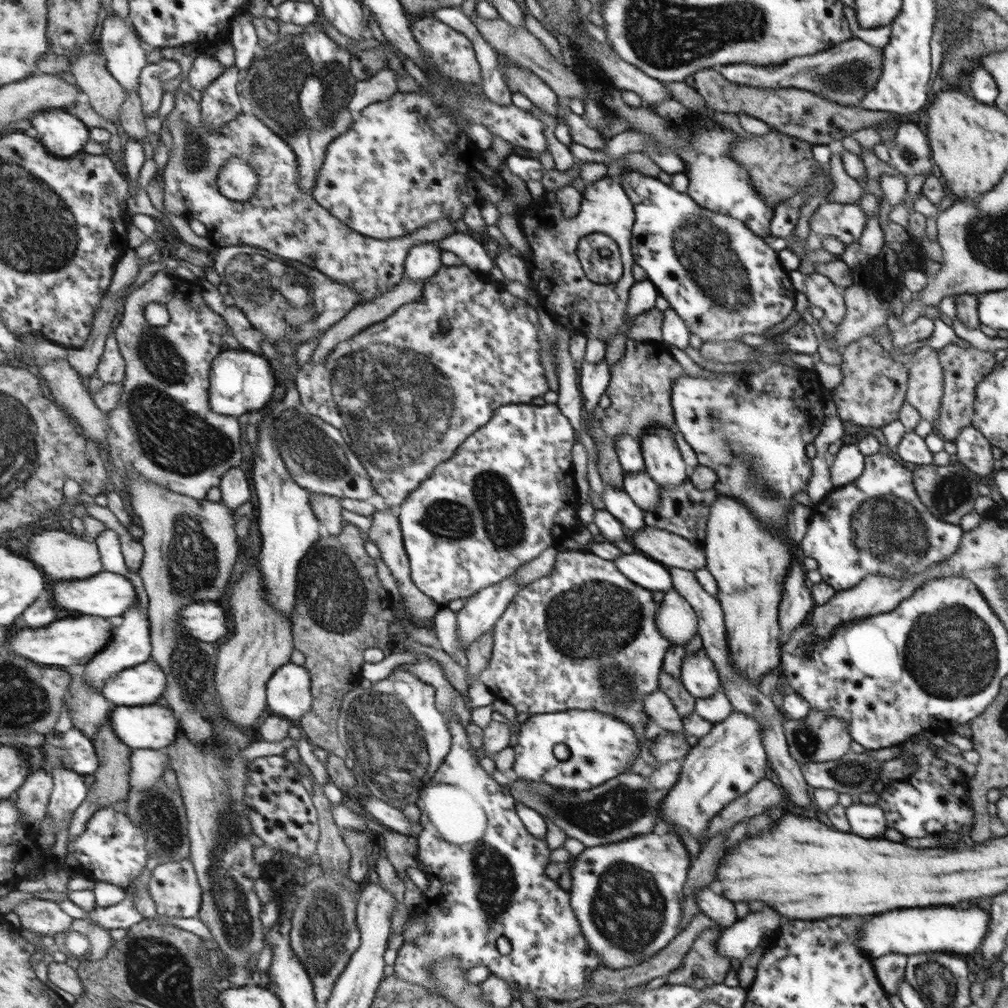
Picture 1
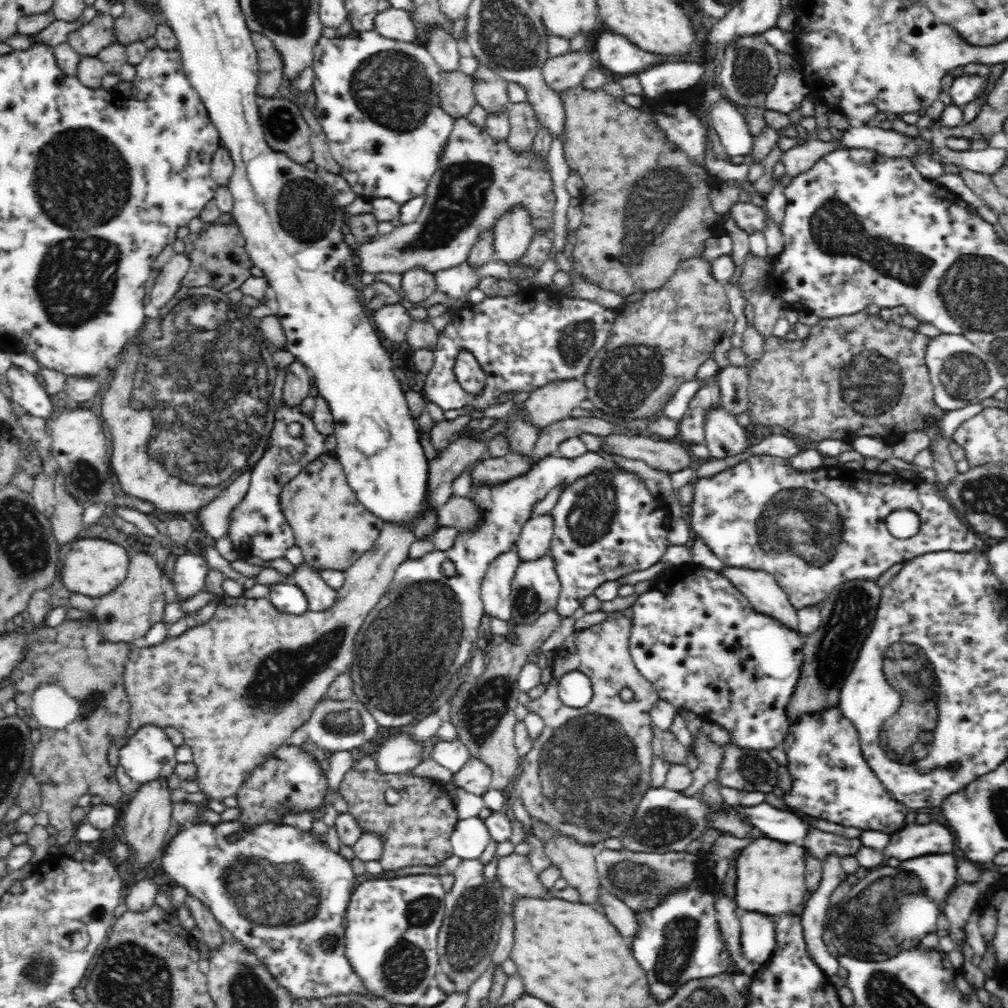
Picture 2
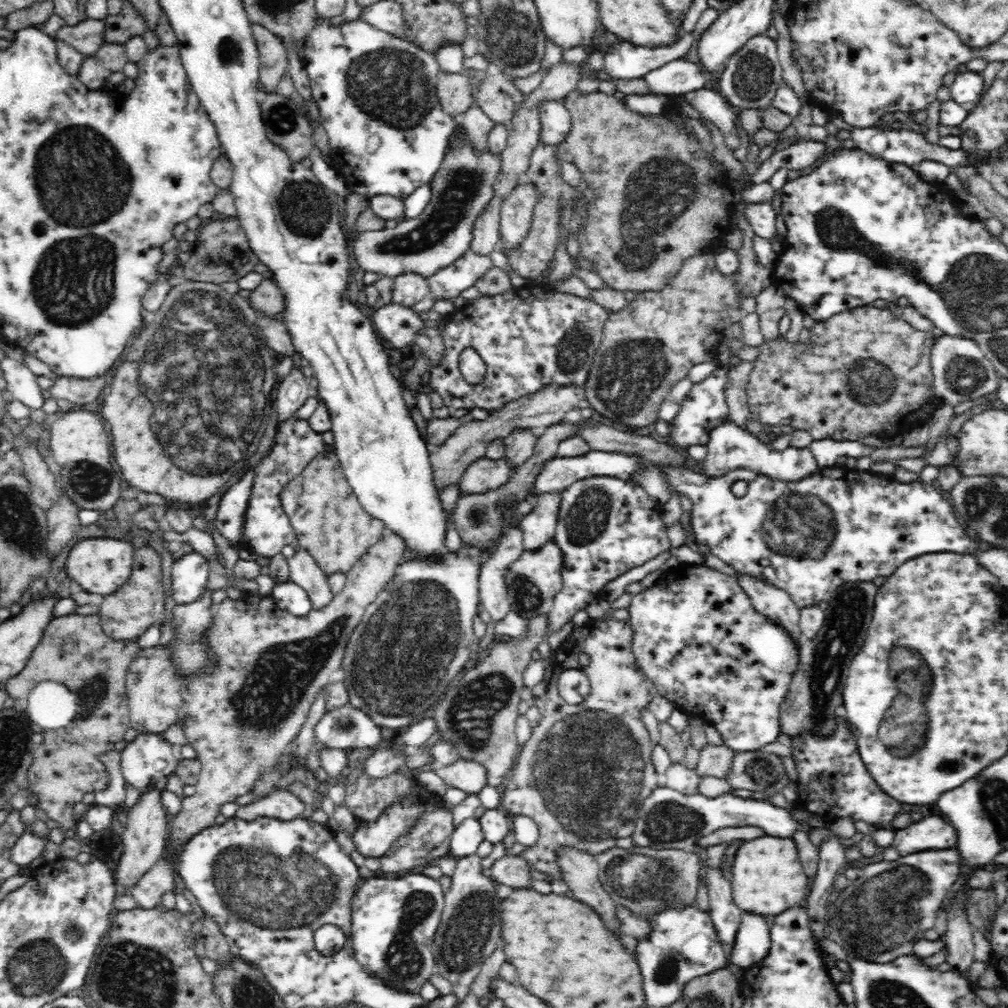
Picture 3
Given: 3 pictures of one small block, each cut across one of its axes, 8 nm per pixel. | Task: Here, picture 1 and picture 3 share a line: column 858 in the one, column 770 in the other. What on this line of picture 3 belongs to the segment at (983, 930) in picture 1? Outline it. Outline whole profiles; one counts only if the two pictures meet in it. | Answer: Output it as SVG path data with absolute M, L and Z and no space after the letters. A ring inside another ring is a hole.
M744 914L735 932L729 967L745 971L754 964L766 959L770 950L770 925L764 915Z

